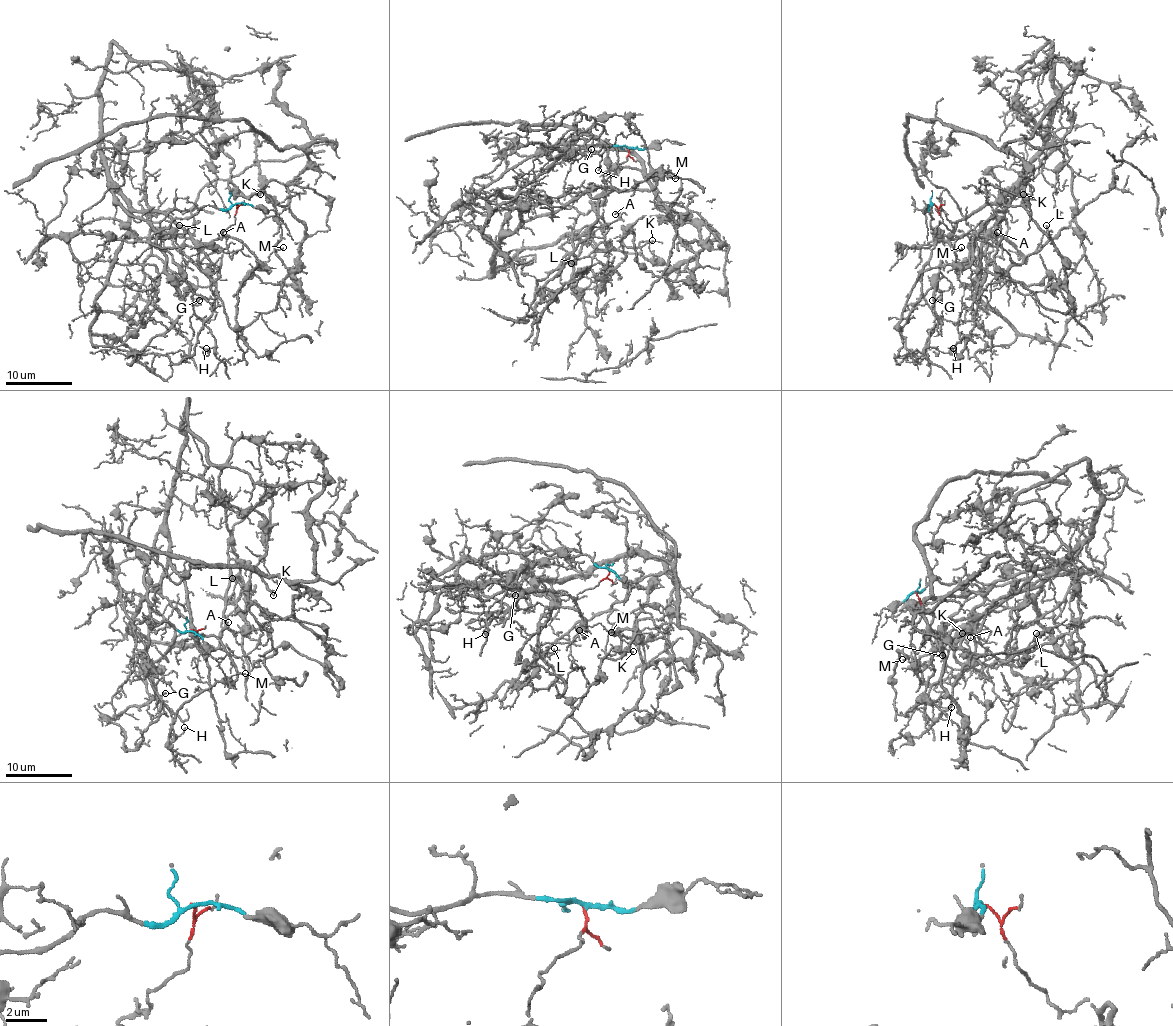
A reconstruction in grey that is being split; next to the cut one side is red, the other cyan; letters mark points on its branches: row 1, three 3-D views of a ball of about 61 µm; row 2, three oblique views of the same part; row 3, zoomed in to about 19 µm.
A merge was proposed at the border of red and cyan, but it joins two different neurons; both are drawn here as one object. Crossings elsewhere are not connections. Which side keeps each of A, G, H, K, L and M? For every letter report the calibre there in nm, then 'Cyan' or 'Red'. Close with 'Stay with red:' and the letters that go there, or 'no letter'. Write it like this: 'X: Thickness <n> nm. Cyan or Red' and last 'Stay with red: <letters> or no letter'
A: Thickness 70 nm. Red
G: Thickness 120 nm. Cyan
H: Thickness 100 nm. Cyan
K: Thickness 160 nm. Cyan
L: Thickness 130 nm. Red
M: Thickness 110 nm. Red
Stay with red: A, L, M

